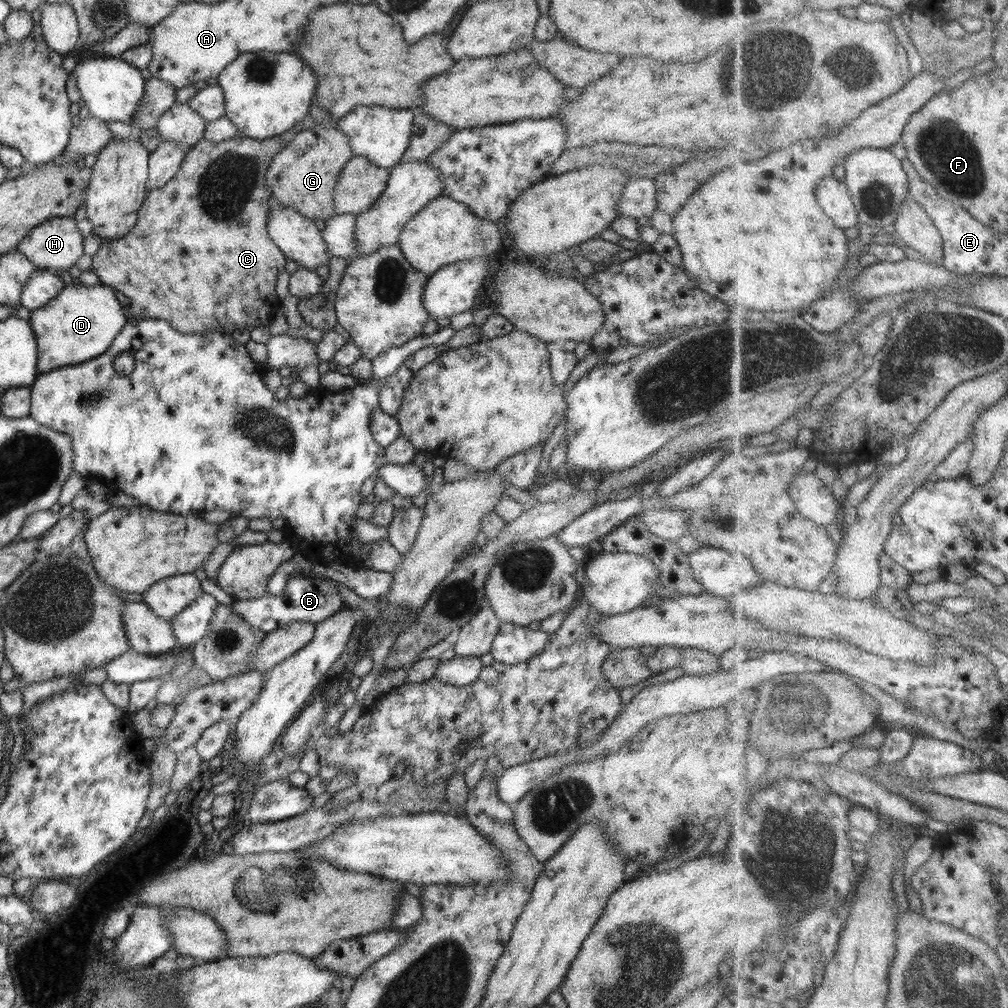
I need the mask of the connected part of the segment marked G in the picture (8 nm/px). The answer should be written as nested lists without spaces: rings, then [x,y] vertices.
[[[315,123],[308,130],[302,130],[273,156],[266,171],[266,182],[271,188],[272,202],[295,208],[306,218],[321,218],[325,222],[335,214],[333,190],[339,172],[354,158],[350,138],[335,123]]]

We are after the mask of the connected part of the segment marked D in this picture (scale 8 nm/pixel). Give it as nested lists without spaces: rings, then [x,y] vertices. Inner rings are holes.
[[[77,282],[66,285],[48,304],[31,311],[28,322],[34,331],[37,342],[37,371],[39,374],[50,372],[55,368],[66,367],[92,360],[104,354],[122,327],[128,322],[125,307],[114,294],[114,288],[103,283],[93,287]]]

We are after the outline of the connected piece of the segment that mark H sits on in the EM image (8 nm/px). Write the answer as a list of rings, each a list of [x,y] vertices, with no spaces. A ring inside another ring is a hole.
[[[50,217],[42,224],[35,226],[19,242],[17,249],[38,269],[49,269],[61,272],[72,268],[83,254],[83,240],[80,229],[76,227],[75,217]]]

